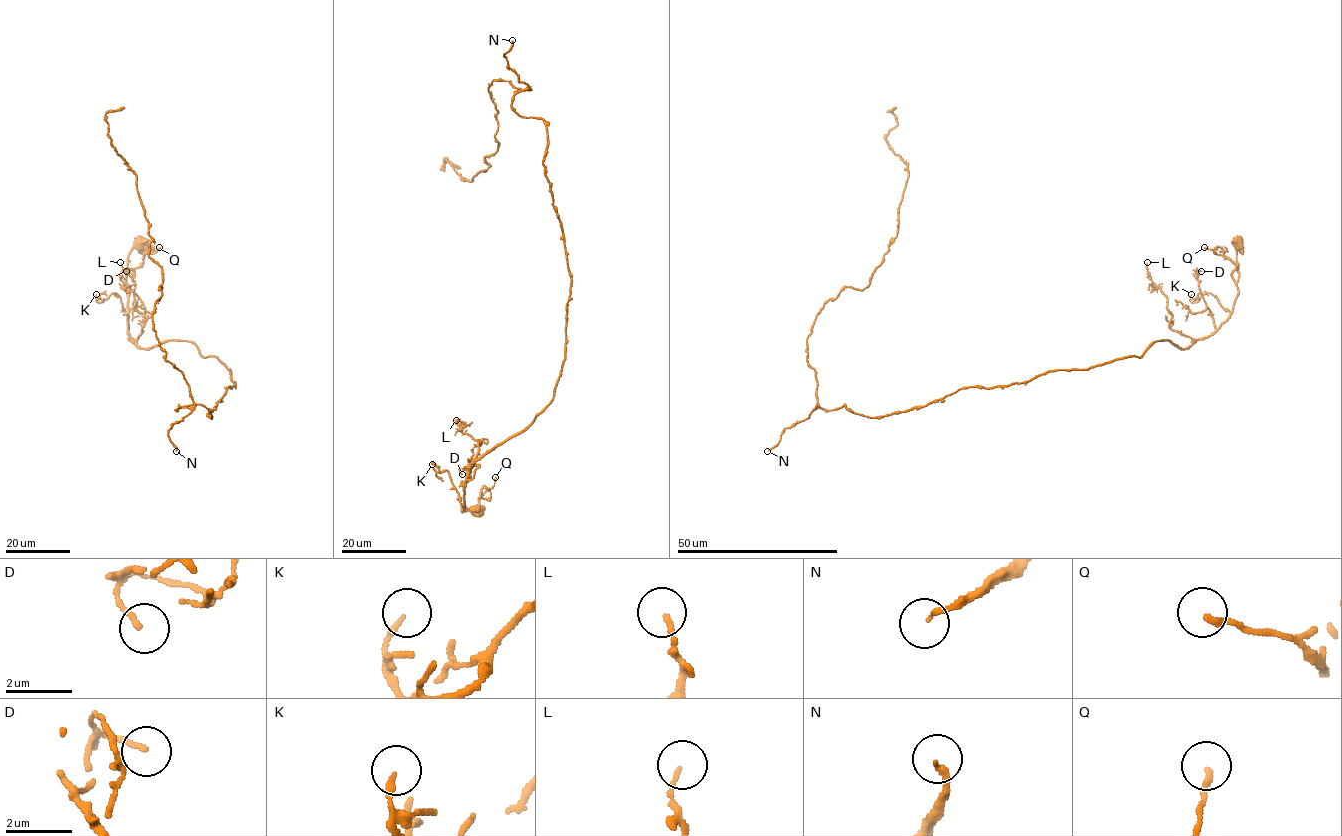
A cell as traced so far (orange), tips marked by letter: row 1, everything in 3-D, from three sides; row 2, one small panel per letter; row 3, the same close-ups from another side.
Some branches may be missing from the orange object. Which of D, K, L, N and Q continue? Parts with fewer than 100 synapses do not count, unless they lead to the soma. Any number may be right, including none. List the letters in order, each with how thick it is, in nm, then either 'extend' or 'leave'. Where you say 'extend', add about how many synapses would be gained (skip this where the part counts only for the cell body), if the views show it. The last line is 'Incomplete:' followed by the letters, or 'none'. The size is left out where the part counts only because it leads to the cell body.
D: 140 nm | leave
K: 140 nm | leave
L: 110 nm | leave
N: 150 nm | extend | 150 syn
Q: 170 nm | leave
Incomplete: N

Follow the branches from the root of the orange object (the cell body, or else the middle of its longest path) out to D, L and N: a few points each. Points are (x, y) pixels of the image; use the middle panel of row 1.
D: (476, 511), (473, 508), (462, 511), (464, 484), (471, 472), (460, 469), (462, 474)
L: (476, 511), (473, 508), (462, 510), (464, 483), (468, 470), (474, 464), (481, 440), (463, 432), (456, 420)
N: (476, 511), (468, 469), (553, 397), (570, 295), (512, 40)

